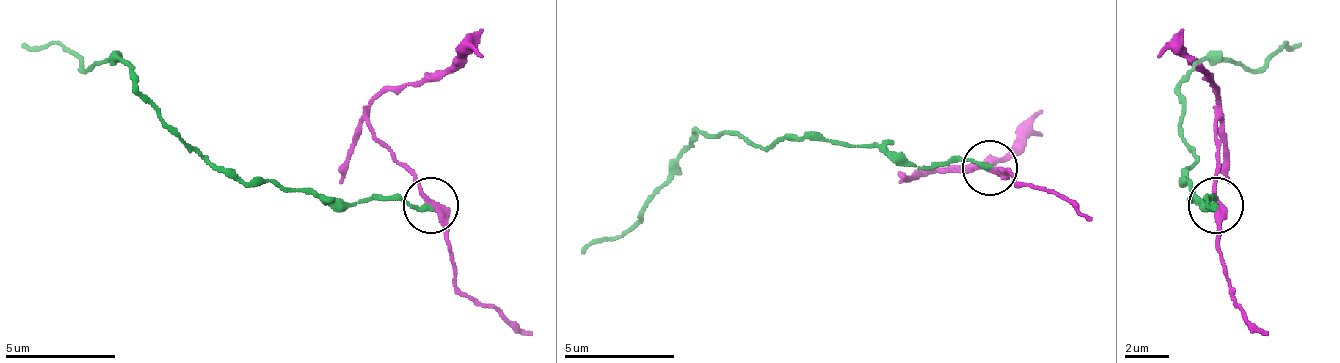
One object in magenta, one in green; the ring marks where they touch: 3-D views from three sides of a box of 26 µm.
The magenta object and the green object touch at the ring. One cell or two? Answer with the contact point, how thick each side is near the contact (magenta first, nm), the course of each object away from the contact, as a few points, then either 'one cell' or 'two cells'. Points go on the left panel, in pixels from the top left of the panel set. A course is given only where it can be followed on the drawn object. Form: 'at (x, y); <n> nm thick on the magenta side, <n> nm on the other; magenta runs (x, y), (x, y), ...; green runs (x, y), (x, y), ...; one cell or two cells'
at (430, 205); 280 nm thick on the magenta side, 220 nm on the other; magenta runs (431, 204), (376, 137), (371, 104), (442, 77), (465, 55), (481, 55); green runs (431, 204), (332, 204), (238, 182), (194, 148), (117, 60), (89, 71), (56, 44), (23, 49); two cells

